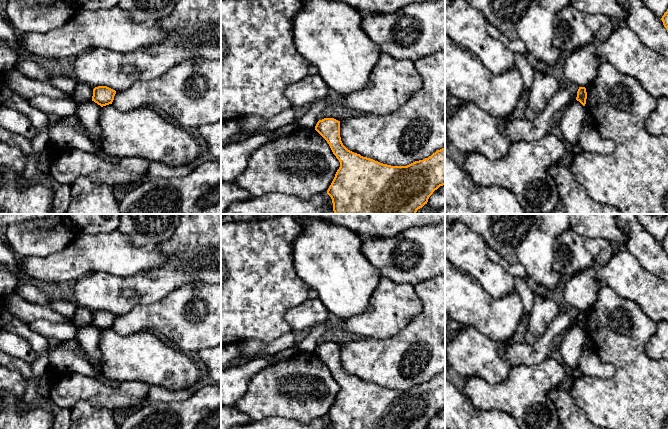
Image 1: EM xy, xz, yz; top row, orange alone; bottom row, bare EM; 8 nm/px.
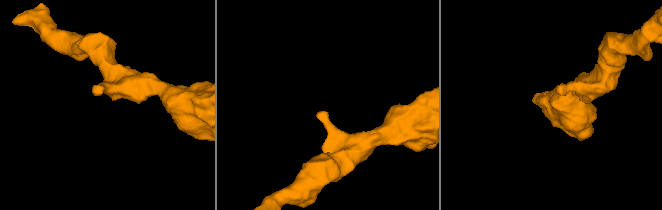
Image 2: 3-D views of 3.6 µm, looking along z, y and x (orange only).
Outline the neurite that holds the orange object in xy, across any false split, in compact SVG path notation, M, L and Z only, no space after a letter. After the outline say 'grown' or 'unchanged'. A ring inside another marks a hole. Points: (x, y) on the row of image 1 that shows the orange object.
M98 86L93 89L92 101L101 107L112 104L116 91L107 86Z; unchanged

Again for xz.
M334 118L319 120L315 130L327 141L333 154L340 162L335 177L327 190L335 214L416 214L427 204L429 197L440 186L445 185L445 147L428 158L415 161L407 166L391 166L348 150L340 137L340 121Z; unchanged

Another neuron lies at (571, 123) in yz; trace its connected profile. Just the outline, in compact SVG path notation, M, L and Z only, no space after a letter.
M577 100L566 107L559 125L564 142L571 145L578 143L586 113L585 106Z

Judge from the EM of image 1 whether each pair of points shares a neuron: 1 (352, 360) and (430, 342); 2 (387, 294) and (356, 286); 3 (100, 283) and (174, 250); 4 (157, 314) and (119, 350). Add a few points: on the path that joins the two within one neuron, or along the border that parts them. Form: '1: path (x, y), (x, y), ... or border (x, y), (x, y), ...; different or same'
1: path (371, 360), (393, 360), (405, 348), (411, 347); same
2: border (381, 277), (371, 295), (369, 307), (364, 312); different
3: path (121, 283), (152, 283), (164, 271); same
4: border (148, 329), (129, 334), (119, 334), (115, 331); different

